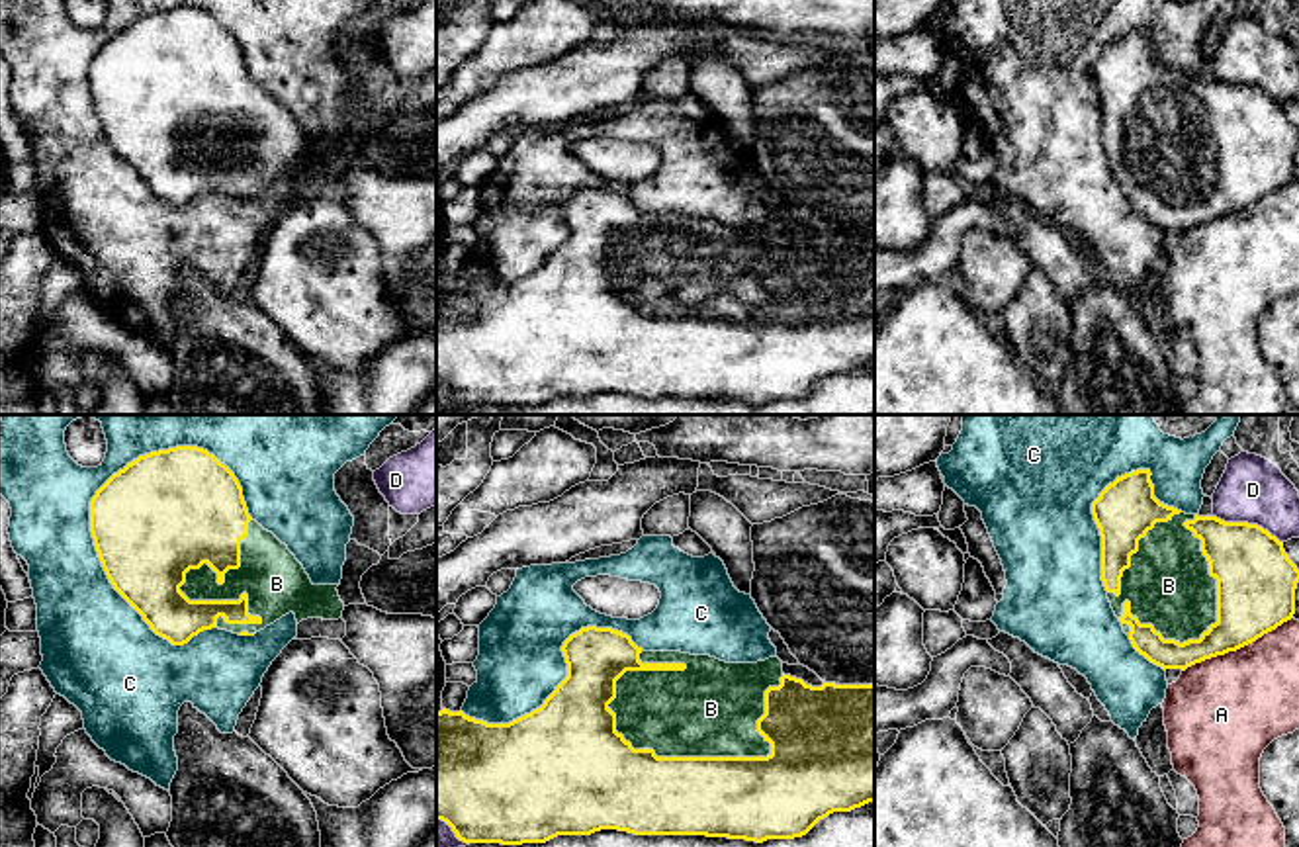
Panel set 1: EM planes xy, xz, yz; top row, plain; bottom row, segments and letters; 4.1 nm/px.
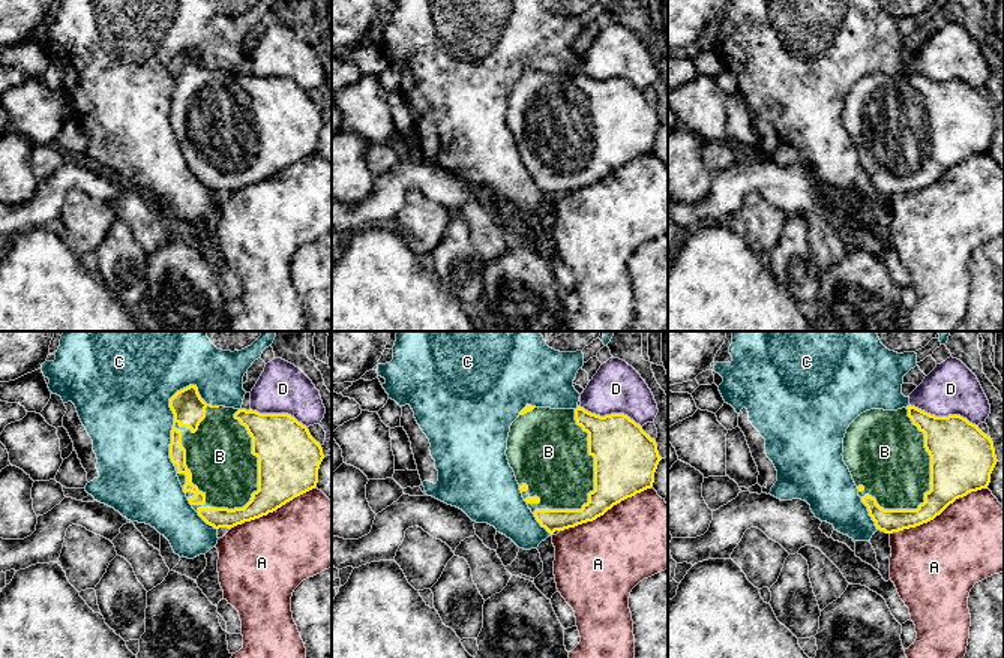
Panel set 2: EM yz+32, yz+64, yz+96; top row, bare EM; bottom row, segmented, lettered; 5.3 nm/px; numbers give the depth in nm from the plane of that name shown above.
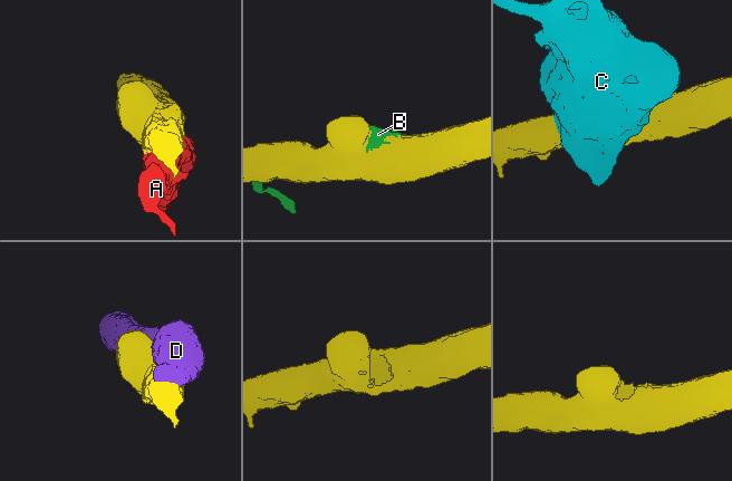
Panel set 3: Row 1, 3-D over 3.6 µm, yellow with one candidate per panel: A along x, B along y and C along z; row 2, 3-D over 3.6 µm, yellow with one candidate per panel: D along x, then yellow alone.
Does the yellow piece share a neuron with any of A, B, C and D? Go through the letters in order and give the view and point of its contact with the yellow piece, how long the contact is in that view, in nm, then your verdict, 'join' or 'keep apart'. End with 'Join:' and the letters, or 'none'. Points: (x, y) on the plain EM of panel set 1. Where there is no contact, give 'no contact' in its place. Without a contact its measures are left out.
A: contact yz (1237, 210); length 500 nm; keep apart
B: contact xz (722, 319); length 750 nm; join
C: contact xy (90, 89); length 850 nm; keep apart
D: contact yz (1247, 85); length 300 nm; keep apart
Join: B

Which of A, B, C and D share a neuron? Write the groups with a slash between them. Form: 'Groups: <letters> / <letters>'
Groups: A / B / C / D

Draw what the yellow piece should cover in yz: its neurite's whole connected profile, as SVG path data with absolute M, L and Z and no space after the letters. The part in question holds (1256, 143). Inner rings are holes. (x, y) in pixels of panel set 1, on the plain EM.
M1150 31L1125 35L1092 65L1101 98L1101 143L1133 209L1164 233L1186 233L1291 182L1299 131L1283 104L1258 86L1168 68L1154 59L1150 37Z

